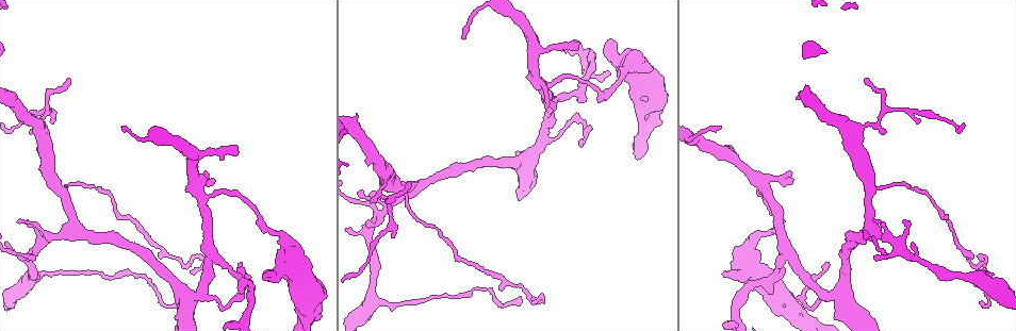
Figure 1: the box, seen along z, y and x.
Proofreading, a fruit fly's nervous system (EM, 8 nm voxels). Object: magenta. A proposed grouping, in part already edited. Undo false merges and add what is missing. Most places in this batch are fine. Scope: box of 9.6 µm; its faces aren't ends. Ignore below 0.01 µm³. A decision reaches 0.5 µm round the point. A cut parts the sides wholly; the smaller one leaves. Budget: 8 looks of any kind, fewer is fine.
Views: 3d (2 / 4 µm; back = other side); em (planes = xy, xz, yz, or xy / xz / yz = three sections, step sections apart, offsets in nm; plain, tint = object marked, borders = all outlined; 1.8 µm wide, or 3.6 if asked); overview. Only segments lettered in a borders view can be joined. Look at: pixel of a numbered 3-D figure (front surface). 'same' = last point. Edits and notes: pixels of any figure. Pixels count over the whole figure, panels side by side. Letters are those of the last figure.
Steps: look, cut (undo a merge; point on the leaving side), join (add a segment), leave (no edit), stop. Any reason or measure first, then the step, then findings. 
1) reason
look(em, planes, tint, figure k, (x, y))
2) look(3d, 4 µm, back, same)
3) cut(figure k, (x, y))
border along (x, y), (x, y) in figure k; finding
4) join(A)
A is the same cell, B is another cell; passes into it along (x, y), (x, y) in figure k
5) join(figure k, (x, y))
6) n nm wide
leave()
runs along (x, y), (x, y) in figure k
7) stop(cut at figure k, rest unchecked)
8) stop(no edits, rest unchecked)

looks like a crossing
look(3d, 4 µm, back, figure 1, (635, 66))

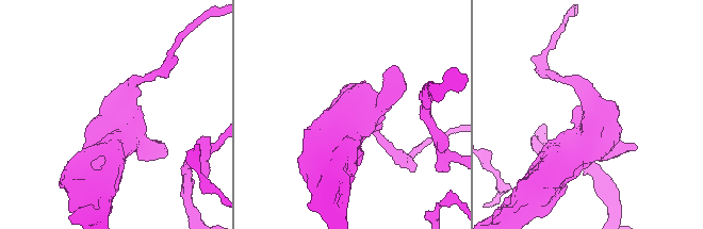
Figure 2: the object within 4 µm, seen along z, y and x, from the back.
4 arms
look(em, planes, tint, figure 2, (113, 125))

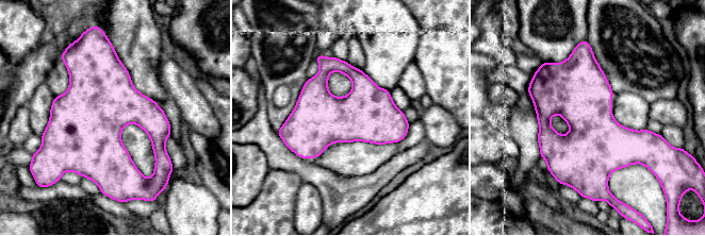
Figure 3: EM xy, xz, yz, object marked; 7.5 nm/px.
look(em, planes, borders, same)

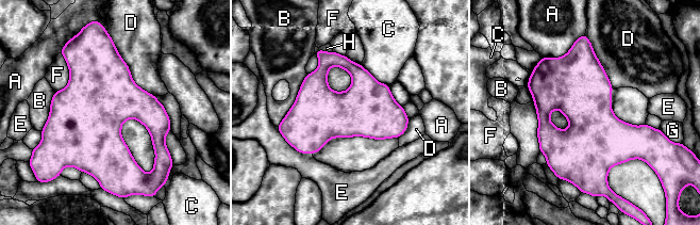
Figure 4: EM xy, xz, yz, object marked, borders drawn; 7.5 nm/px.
leave()
A, B, C, D, E, F, G and H are other cells; border along (360, 64), (378, 81), (388, 85) in figure 4; one neuron here

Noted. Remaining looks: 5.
look(em, xz, step 16, tint, figure 1, (776, 271))

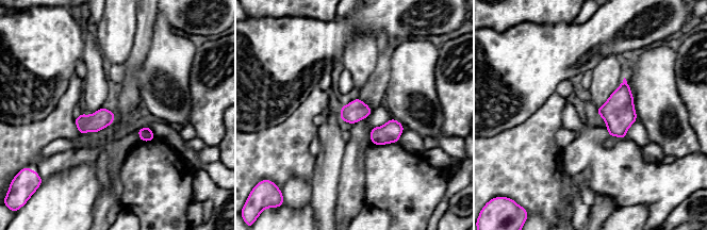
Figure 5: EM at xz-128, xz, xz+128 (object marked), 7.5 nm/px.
another direction
look(em, planes, tint, same)

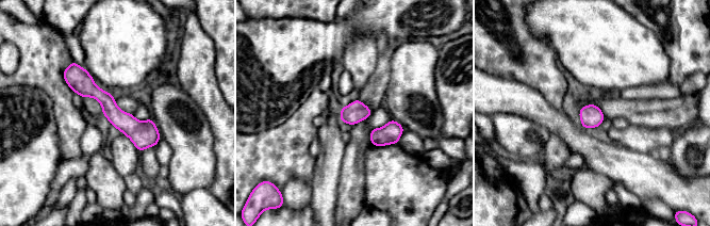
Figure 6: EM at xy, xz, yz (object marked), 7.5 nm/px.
what lies round it
look(em, planes, borders, same)

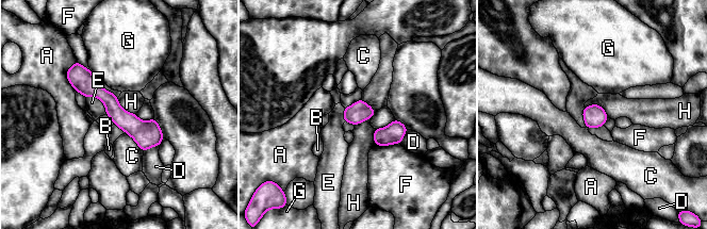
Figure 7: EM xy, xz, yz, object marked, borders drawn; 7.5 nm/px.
A touches over 240 nm
leave()
A, B, C, D, E, F, G and H are other cells; runs along (70, 74), (158, 142) in figure 7; continuous, no second neuron

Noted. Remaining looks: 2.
stop(no edits, rest unchecked)

